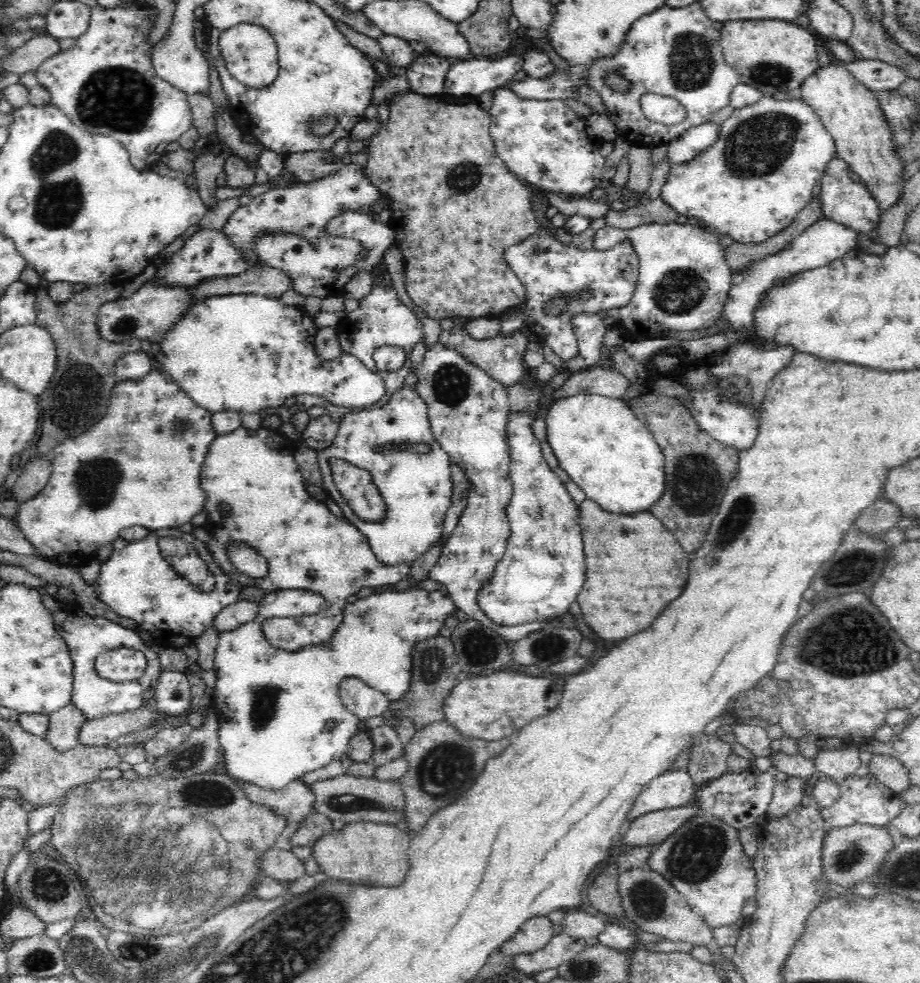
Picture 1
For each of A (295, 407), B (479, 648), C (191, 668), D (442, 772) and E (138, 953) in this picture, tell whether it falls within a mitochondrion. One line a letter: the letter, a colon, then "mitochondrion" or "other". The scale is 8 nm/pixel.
A: other
B: mitochondrion
C: other
D: mitochondrion
E: mitochondrion

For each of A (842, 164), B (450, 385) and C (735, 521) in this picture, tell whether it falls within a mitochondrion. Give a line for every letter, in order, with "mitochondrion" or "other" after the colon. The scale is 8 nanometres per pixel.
A: other
B: mitochondrion
C: mitochondrion

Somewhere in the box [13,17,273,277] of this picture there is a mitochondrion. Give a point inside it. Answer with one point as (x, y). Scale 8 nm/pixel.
(119, 98)

